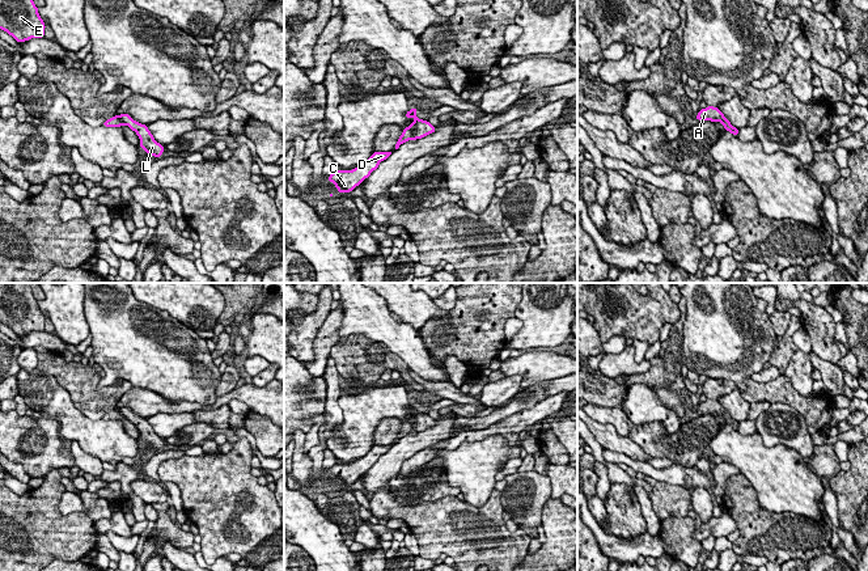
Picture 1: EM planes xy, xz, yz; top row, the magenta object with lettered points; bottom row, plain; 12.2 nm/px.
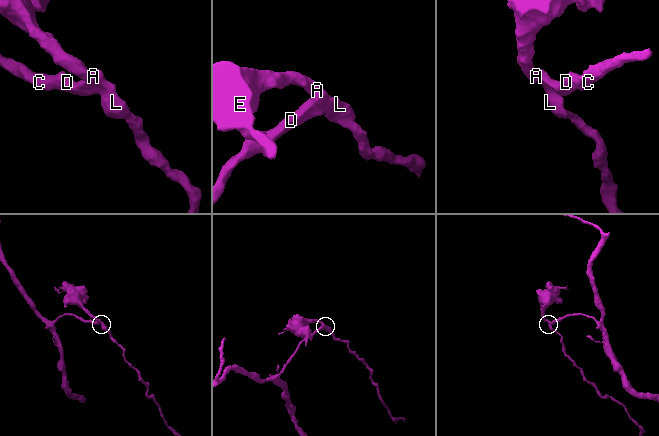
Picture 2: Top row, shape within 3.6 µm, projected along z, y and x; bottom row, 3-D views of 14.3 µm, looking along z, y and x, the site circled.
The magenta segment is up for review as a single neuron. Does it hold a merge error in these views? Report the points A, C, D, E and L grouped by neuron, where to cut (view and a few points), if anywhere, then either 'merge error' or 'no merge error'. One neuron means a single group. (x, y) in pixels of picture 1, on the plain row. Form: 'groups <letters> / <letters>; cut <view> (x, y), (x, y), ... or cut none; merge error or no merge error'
groups A E L / C D; cut xz (407, 421), (418, 431); merge error

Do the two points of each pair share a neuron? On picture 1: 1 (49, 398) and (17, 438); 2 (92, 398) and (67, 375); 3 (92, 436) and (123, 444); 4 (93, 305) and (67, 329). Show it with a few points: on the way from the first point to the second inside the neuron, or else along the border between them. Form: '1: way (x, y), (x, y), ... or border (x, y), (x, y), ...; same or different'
1: border (46, 415), (58, 422), (58, 430), (63, 438); different
2: way (85, 392), (73, 380); same
3: way (100, 438), (115, 442); same
4: border (83, 296), (83, 312), (90, 333); different

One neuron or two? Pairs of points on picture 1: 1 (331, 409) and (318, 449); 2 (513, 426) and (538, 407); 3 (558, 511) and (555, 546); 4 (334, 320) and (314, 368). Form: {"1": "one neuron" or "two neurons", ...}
{"1": "one neuron", "2": "one neuron", "3": "one neuron", "4": "one neuron"}

